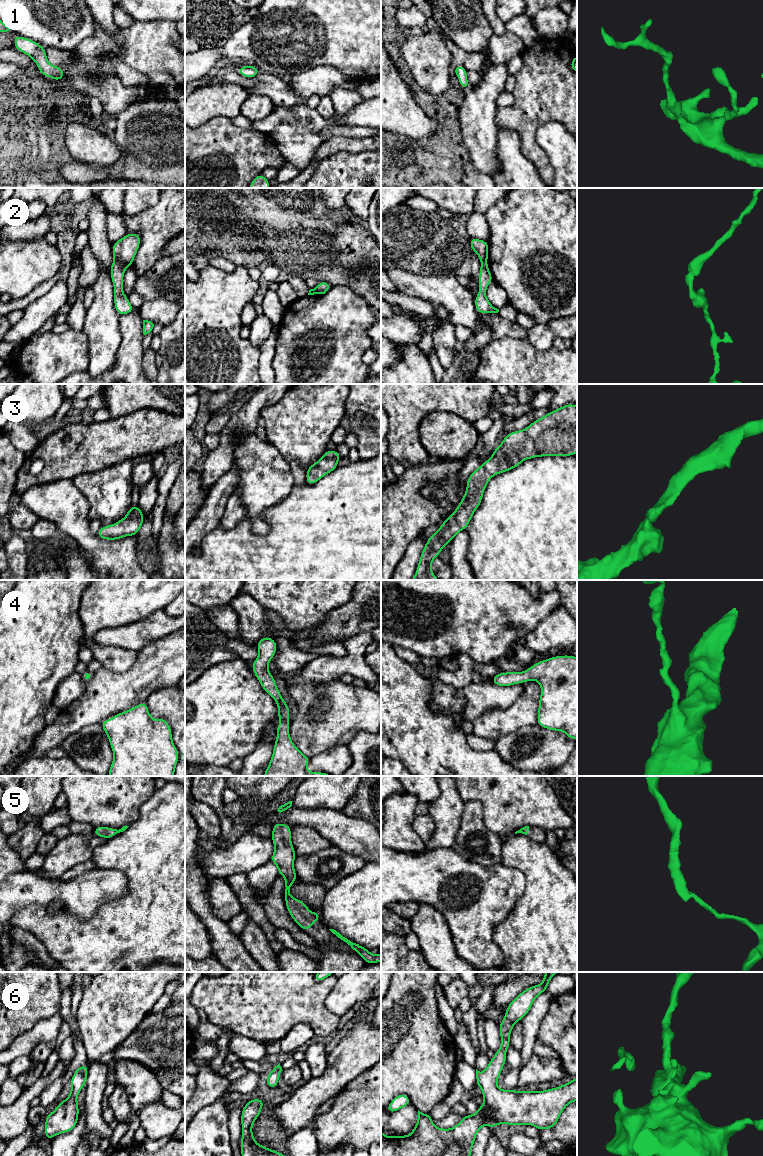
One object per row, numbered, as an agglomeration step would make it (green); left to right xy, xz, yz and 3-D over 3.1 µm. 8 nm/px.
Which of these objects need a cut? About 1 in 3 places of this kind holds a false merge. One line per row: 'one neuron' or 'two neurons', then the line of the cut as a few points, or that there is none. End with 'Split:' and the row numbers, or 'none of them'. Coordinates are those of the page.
1: one neuron | no cut
2: two neurons | xy (114, 259), (125, 267)
3: one neuron | no cut
4: one neuron | no cut
5: two neurons | xz (313, 914), (318, 919)
6: one neuron | no cut
Split: 2, 5

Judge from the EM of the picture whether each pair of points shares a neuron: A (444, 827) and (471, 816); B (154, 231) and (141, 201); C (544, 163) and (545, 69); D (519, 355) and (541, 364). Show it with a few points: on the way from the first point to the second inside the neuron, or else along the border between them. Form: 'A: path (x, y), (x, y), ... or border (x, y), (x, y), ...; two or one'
A: border (465, 802), (460, 826), (453, 842); two
B: border (159, 198), (153, 205), (134, 214), (122, 212); two
C: path (529, 140), (529, 112), (543, 92); one
D: path (524, 360), (528, 364), (536, 364); one

